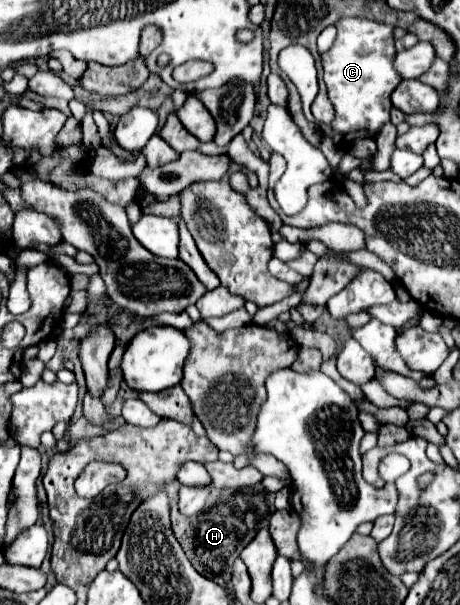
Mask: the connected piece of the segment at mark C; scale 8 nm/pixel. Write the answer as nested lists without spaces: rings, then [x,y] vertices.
[[[342,18],[336,22],[336,28],[338,36],[334,46],[320,56],[328,98],[336,112],[330,128],[342,134],[364,132],[366,138],[374,138],[380,128],[390,122],[390,94],[402,80],[392,66],[396,54],[392,36],[394,28],[364,18]]]

